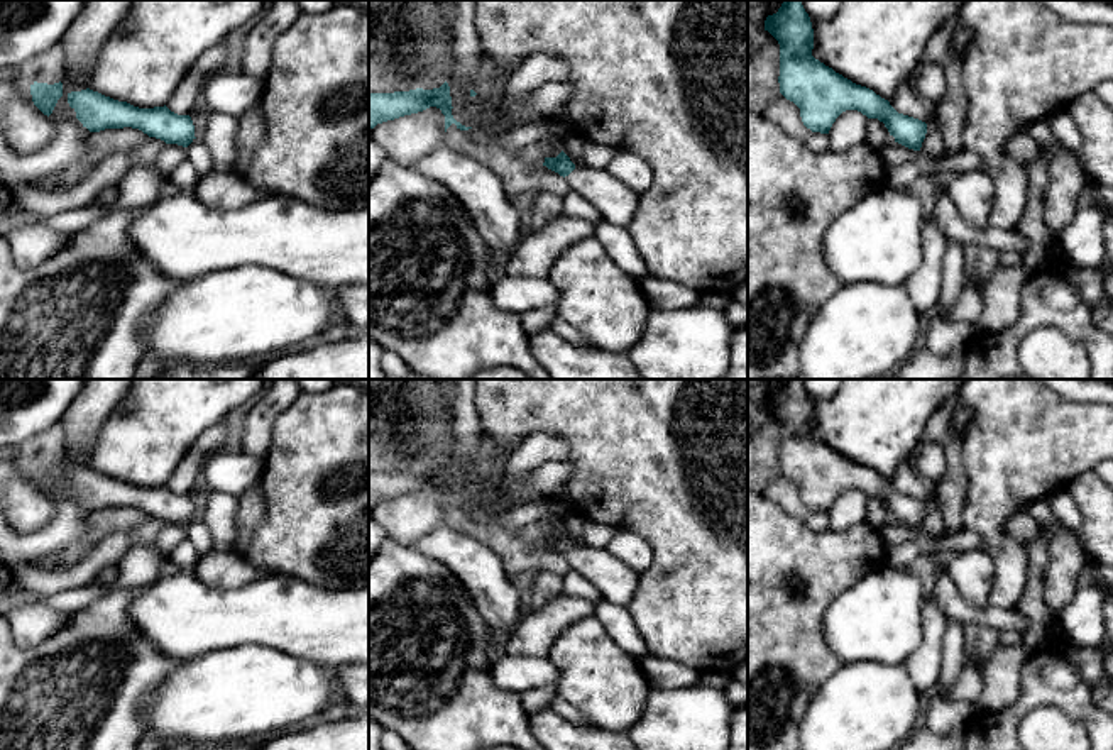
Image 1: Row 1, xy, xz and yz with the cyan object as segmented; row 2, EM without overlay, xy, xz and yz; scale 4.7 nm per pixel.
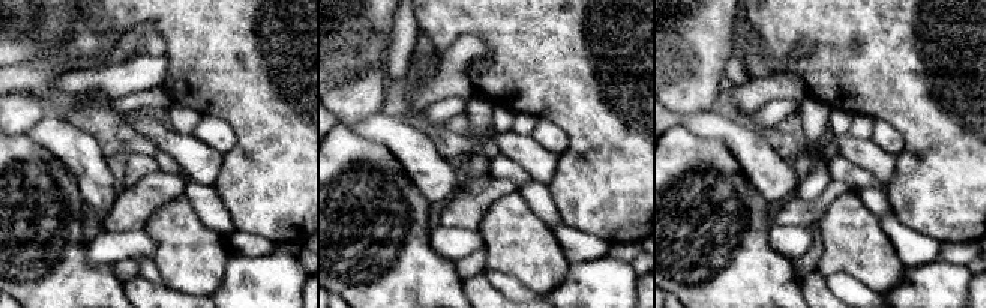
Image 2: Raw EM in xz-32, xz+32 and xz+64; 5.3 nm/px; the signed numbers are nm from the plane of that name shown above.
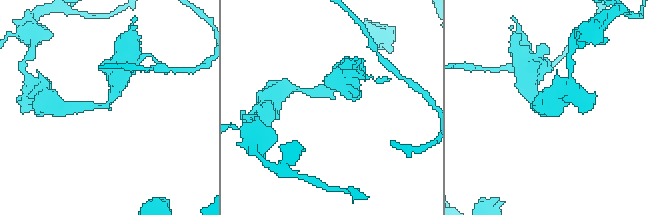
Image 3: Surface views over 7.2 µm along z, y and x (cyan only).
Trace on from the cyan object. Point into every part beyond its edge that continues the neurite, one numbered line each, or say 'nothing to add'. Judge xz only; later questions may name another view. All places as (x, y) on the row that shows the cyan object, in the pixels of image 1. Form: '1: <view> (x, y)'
1: xz (618, 204)

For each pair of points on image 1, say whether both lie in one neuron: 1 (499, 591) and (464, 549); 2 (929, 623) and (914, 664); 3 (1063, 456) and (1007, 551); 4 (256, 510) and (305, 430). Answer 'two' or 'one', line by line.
1: one
2: one
3: one
4: two

